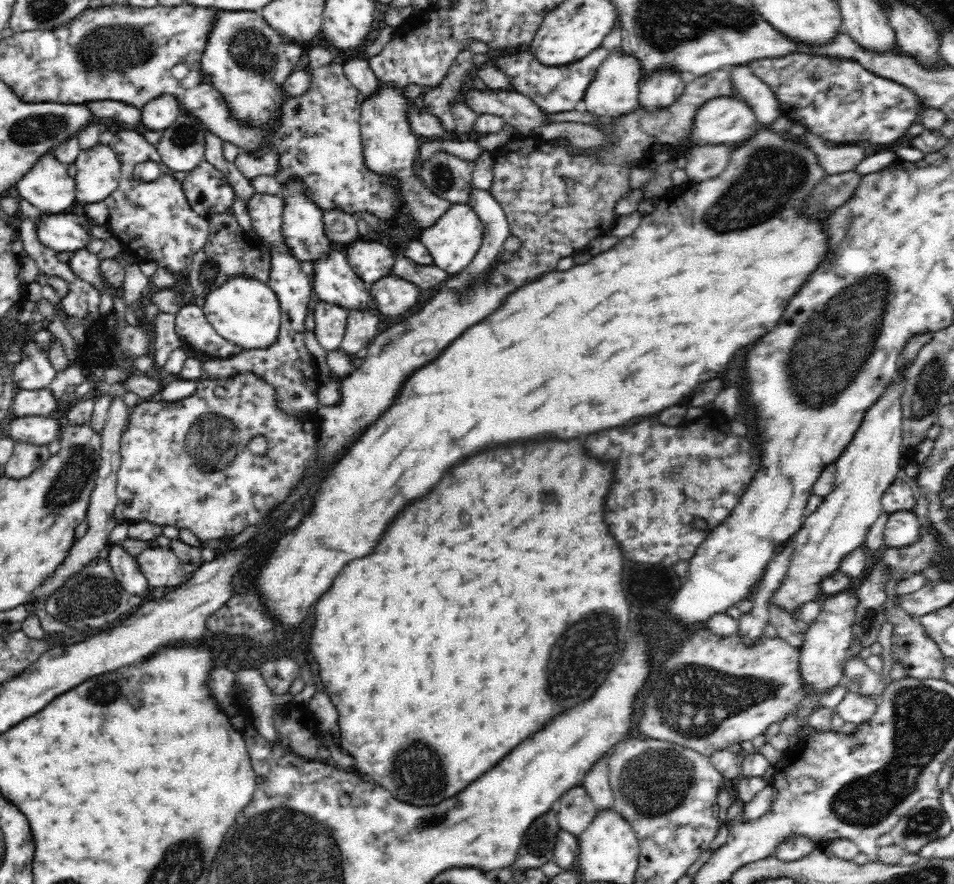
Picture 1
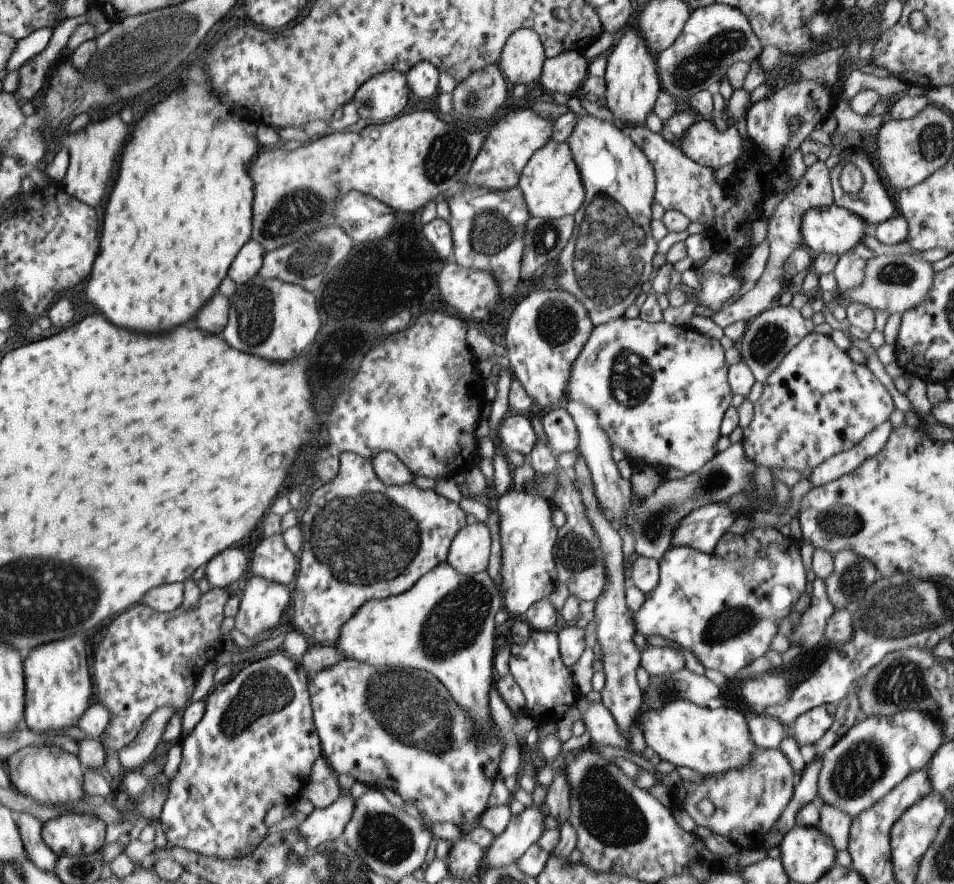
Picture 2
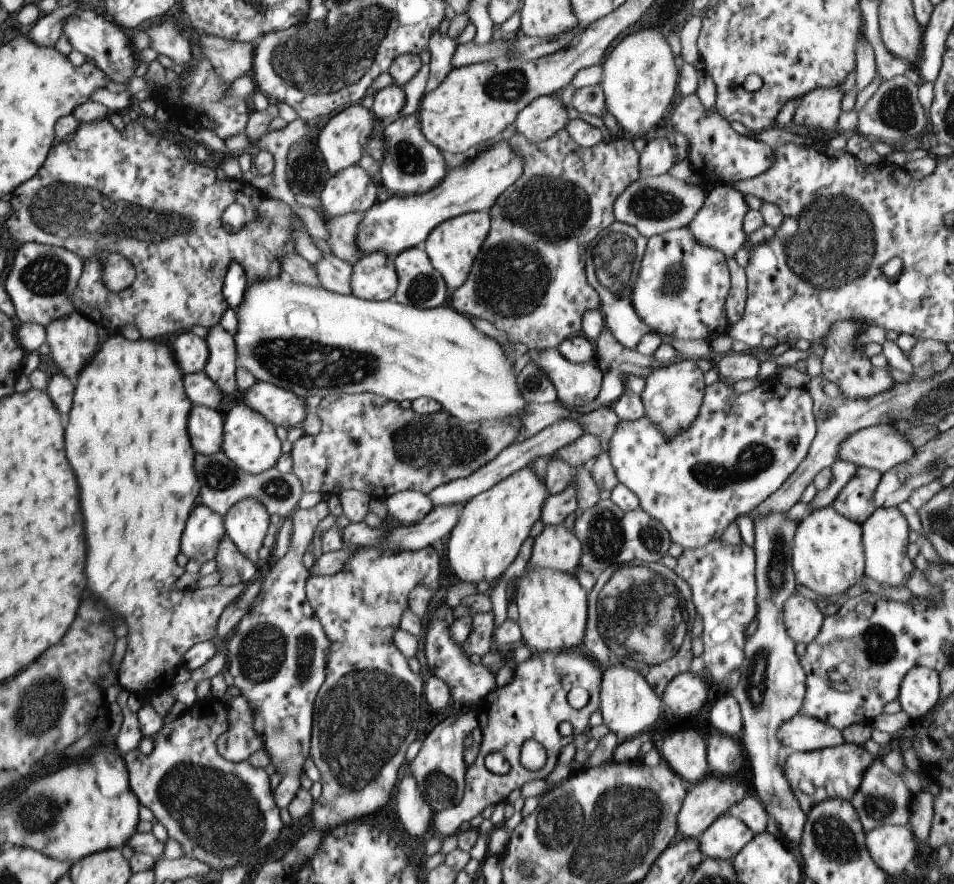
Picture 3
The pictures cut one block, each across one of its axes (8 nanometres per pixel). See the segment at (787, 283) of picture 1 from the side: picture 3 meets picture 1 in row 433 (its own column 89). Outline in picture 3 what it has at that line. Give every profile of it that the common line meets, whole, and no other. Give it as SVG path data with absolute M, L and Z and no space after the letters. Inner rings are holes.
M110 336L102 344L102 348L92 356L92 360L88 362L88 366L84 366L80 370L80 376L75 381L75 389L70 410L70 422L66 428L66 458L76 474L78 480L78 490L80 490L80 506L82 506L82 516L84 516L84 532L86 532L86 580L88 580L88 590L92 592L92 596L96 596L98 600L102 600L106 604L106 608L122 618L128 626L130 626L130 640L128 640L128 652L125 652L122 662L118 670L118 683L130 693L134 693L142 697L149 697L153 694L169 691L173 686L174 678L176 677L177 669L183 665L183 656L195 645L201 642L212 641L216 636L216 630L223 610L226 606L232 604L237 598L240 598L246 590L246 582L244 584L236 584L234 586L214 585L211 587L196 587L195 589L178 590L174 584L176 580L184 574L184 568L176 562L176 556L180 554L180 538L182 538L182 530L184 524L190 516L190 510L194 508L194 504L199 503L198 498L198 480L194 476L194 452L190 446L190 438L186 432L186 418L188 412L192 408L190 400L184 394L182 388L182 372L178 370L180 366L176 366L172 352L164 346L164 344L156 344L150 340L136 340L136 342L128 342L123 336Z

